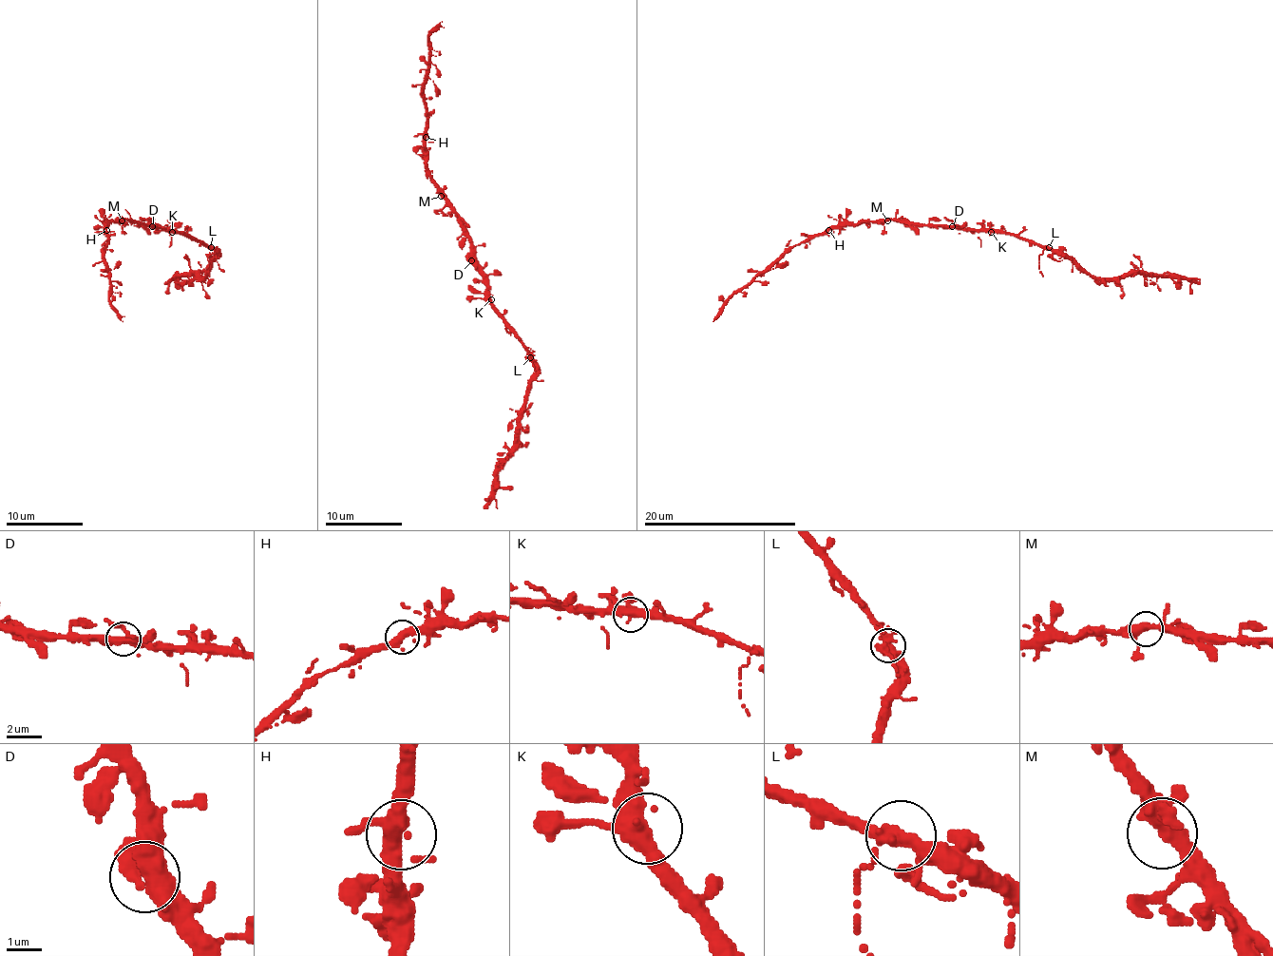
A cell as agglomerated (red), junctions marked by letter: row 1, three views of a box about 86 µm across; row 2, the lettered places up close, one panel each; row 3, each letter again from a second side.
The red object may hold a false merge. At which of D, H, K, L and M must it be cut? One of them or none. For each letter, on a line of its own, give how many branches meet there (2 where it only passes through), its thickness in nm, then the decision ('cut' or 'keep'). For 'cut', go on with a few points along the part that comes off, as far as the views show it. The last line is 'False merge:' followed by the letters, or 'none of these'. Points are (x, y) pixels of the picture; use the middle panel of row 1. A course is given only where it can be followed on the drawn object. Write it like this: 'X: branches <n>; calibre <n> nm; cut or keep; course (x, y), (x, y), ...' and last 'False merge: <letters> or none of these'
D: branches 3; calibre 360 nm; keep
H: branches 4; calibre 360 nm; keep
K: branches 4; calibre 380 nm; keep
L: branches 4; calibre 320 nm; keep
M: branches 4; calibre 340 nm; keep
False merge: none of these

